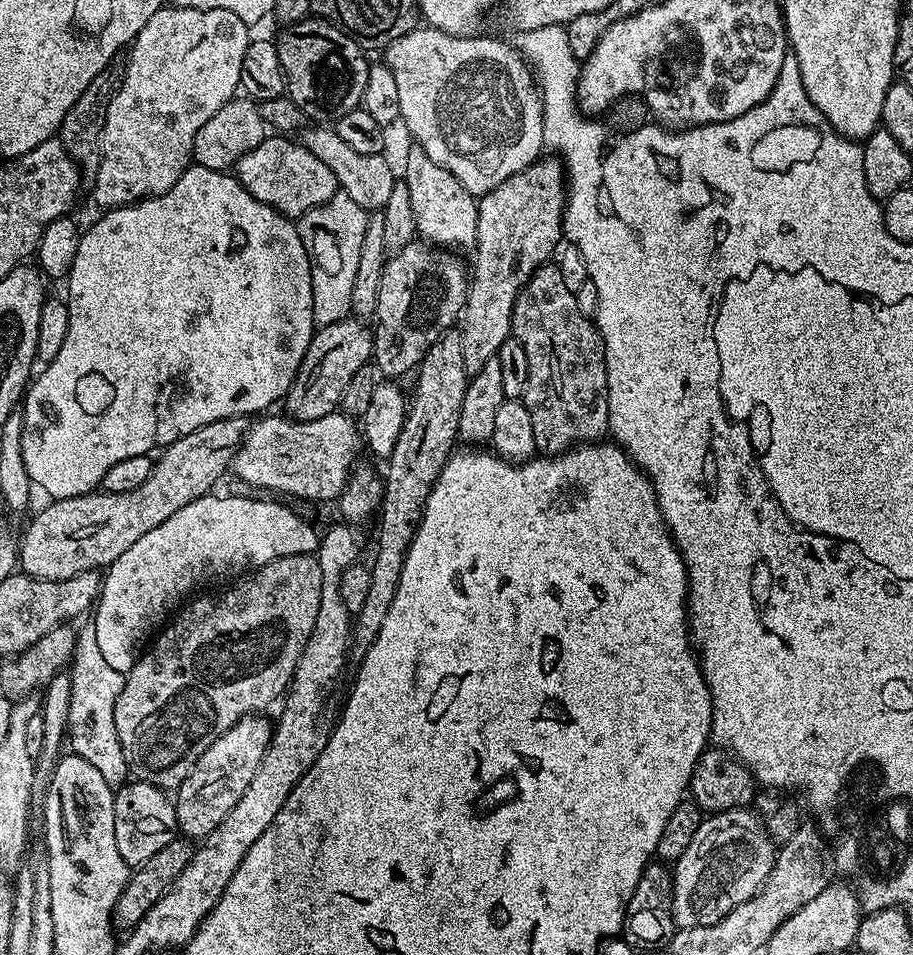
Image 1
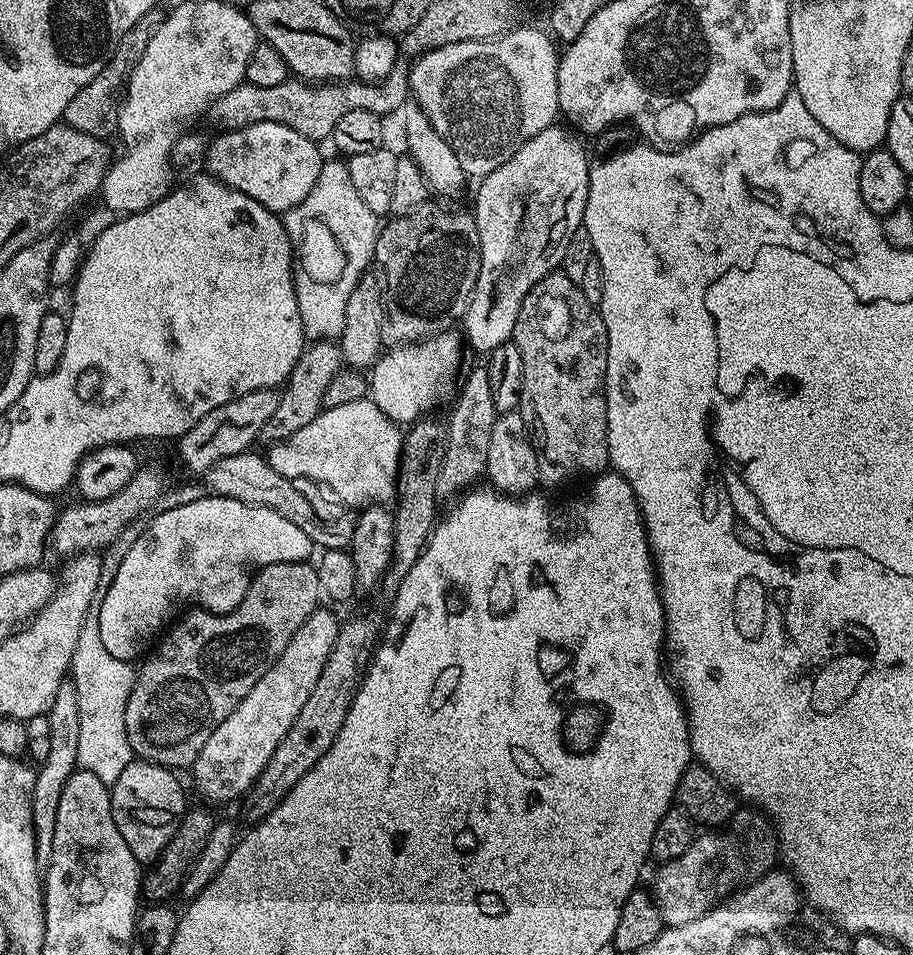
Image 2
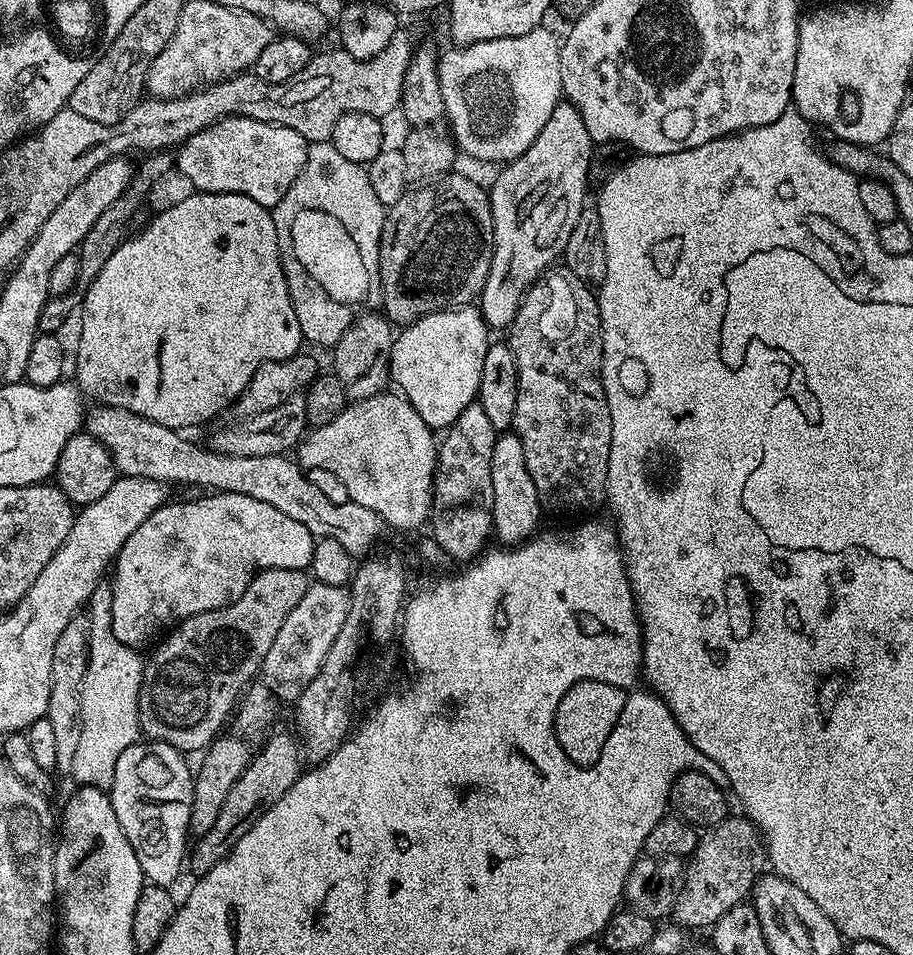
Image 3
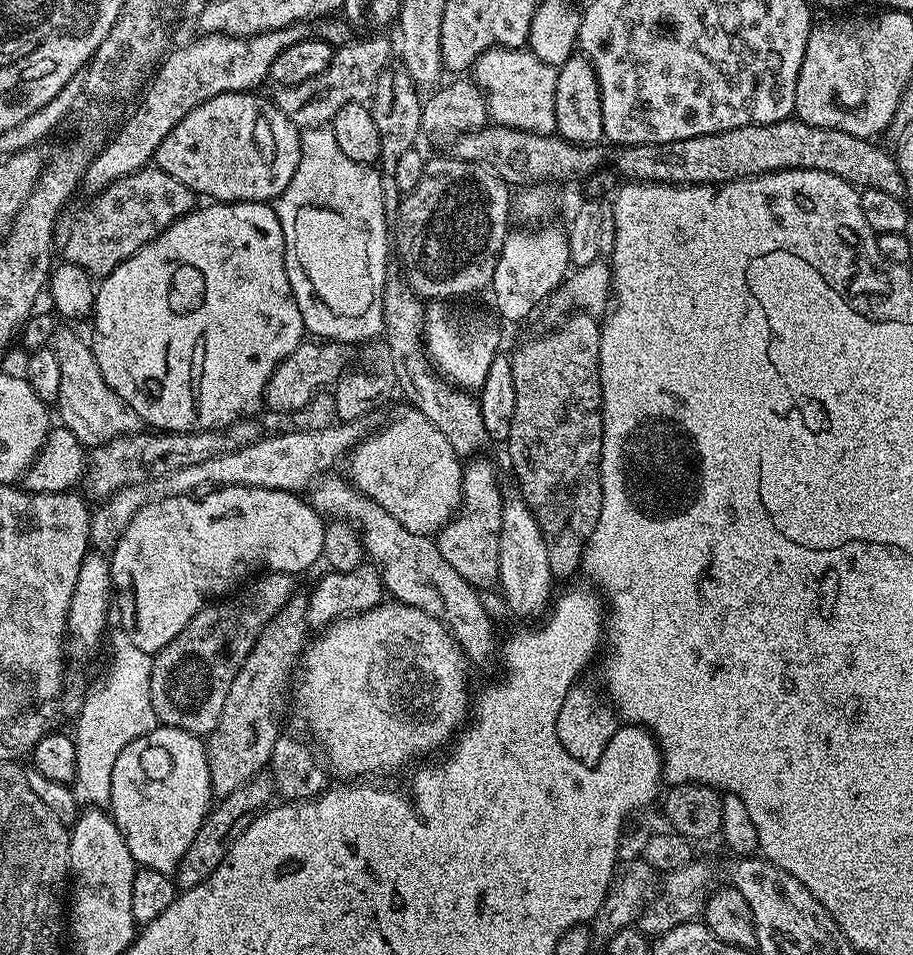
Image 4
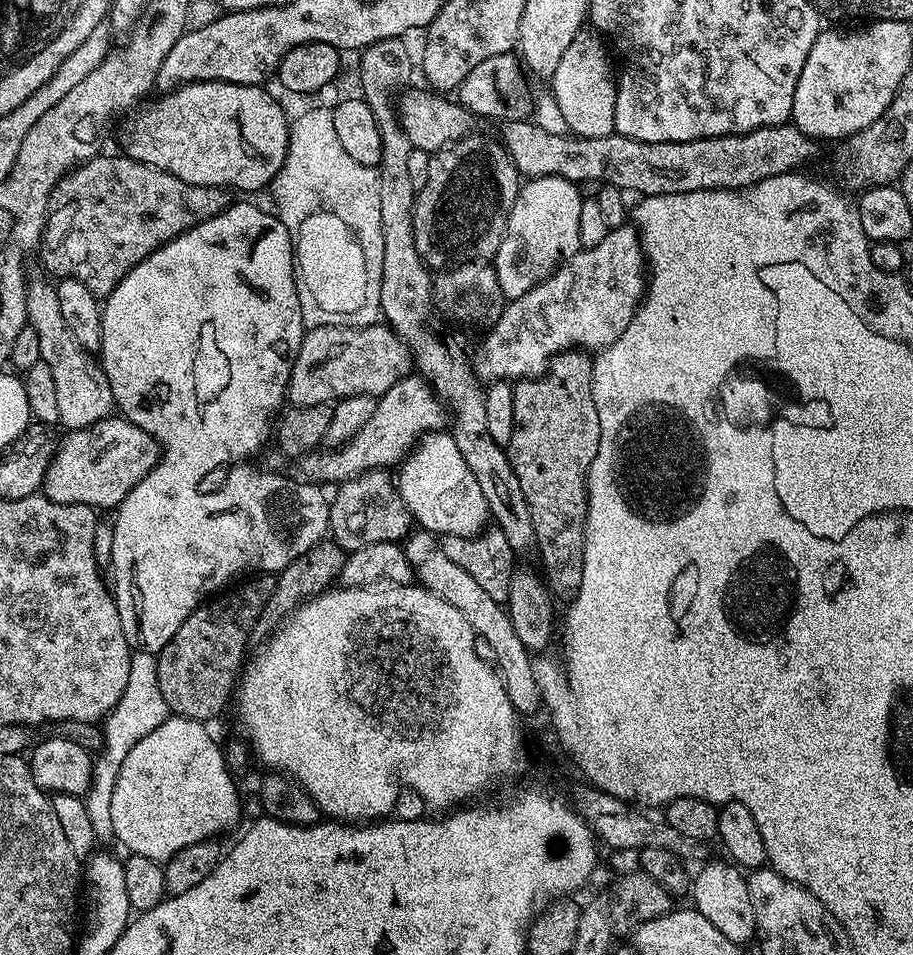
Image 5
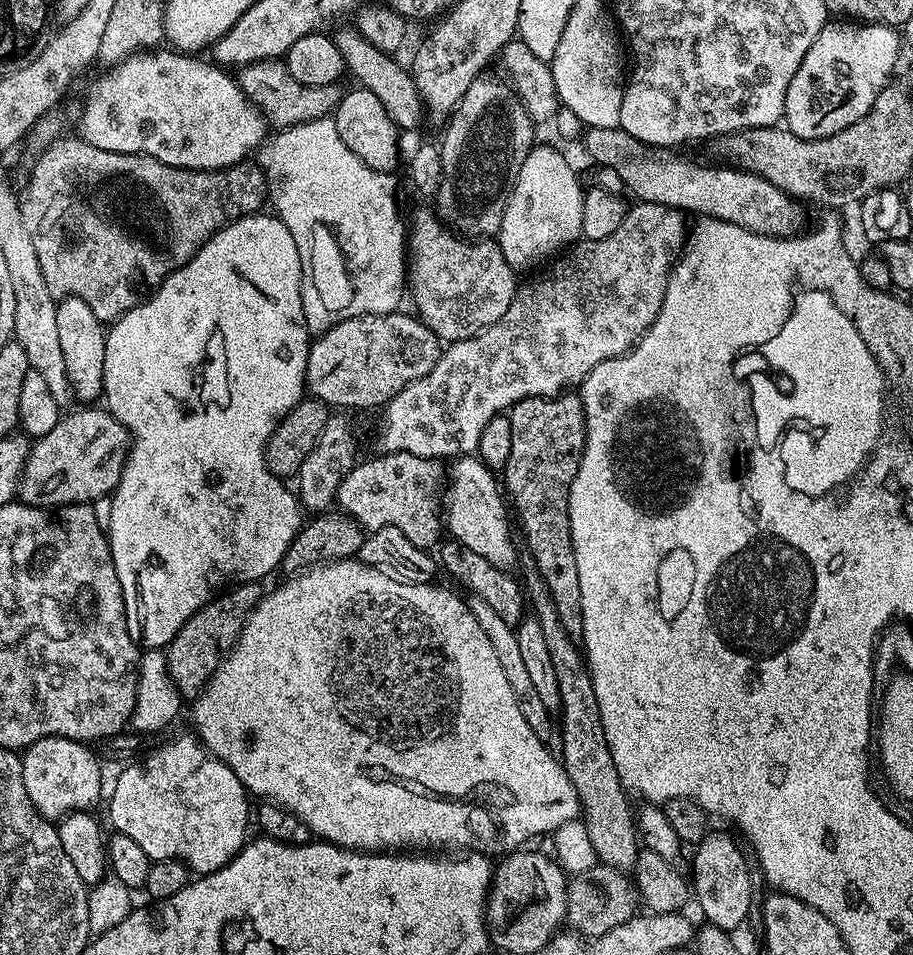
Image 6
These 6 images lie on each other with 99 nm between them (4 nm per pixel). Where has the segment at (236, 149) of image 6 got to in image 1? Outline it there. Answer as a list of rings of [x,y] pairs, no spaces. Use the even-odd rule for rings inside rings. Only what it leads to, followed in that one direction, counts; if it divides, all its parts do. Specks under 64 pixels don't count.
[[[268,134],[260,145],[254,146],[248,153],[242,154],[240,160],[234,165],[234,175],[247,192],[254,194],[254,198],[258,198],[258,202],[270,206],[274,211],[281,212],[289,218],[306,215],[310,210],[325,204],[338,192],[338,185],[330,166],[326,166],[326,162],[322,162],[322,158],[316,158],[310,150],[304,148],[303,144],[284,134]]]

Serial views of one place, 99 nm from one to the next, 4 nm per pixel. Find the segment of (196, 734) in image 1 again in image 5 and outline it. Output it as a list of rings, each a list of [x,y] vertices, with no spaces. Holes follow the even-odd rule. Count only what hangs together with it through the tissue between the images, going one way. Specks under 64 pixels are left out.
[[[252,579],[256,580],[242,585],[241,588],[233,587],[228,590],[233,590],[233,592],[225,591],[201,604],[199,608],[195,608],[190,618],[186,618],[186,622],[178,626],[178,634],[174,634],[174,638],[170,638],[170,642],[166,642],[166,646],[156,656],[158,690],[162,690],[162,698],[166,698],[169,713],[185,716],[191,720],[208,722],[211,716],[218,715],[227,704],[229,707],[234,685],[237,683],[242,665],[246,660],[244,651],[248,648],[248,639],[253,639],[258,618],[272,593],[273,581],[271,579]]]

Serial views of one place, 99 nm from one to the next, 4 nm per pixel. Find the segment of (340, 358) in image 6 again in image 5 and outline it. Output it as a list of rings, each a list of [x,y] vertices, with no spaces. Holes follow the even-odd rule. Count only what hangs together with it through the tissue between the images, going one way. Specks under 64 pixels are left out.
[[[377,322],[365,328],[318,326],[308,328],[292,363],[286,400],[289,405],[318,406],[332,404],[348,396],[379,398],[413,371],[408,348],[387,323]]]

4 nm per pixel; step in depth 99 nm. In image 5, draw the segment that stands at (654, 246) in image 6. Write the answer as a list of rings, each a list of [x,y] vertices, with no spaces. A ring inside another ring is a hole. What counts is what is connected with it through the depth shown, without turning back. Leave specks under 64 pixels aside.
[[[632,226],[608,228],[607,231],[605,231],[602,242],[598,242],[598,246],[581,248],[580,251],[575,252],[569,260],[564,261],[551,276],[546,277],[538,286],[534,286],[534,290],[522,294],[522,298],[509,300],[505,303],[504,313],[500,315],[498,322],[487,329],[486,335],[488,335],[488,337],[485,338],[484,344],[477,346],[476,353],[471,353],[470,363],[472,365],[472,371],[476,373],[481,381],[489,383],[515,382],[521,379],[532,379],[545,372],[548,369],[549,362],[552,361],[552,357],[560,352],[599,350],[606,346],[610,346],[620,335],[622,335],[622,330],[626,330],[626,326],[630,326],[634,314],[640,308],[640,301],[644,299],[645,295],[646,261],[644,259],[644,248],[640,245],[640,233]],[[409,374],[394,386],[390,386],[390,390],[386,390],[386,394],[377,399],[374,414],[358,434],[333,447],[336,448],[333,452],[317,450],[307,453],[299,461],[299,475],[305,481],[315,482],[320,486],[339,486],[346,480],[361,476],[364,472],[391,469],[391,464],[399,465],[421,438],[429,432],[441,431],[445,424],[446,409],[437,400],[436,393],[419,375]]]

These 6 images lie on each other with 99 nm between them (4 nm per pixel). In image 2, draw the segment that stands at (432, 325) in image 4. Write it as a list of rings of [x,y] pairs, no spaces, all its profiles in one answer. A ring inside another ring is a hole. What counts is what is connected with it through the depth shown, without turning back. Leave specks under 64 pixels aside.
[[[456,330],[440,332],[417,344],[389,347],[370,369],[370,399],[388,420],[401,426],[411,426],[427,417],[431,408],[457,391],[460,359],[464,352],[466,348],[461,333]]]

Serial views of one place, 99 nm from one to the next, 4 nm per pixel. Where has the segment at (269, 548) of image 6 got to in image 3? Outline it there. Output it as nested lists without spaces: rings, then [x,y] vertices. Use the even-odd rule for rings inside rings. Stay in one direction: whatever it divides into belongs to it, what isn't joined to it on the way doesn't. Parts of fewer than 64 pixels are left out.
[[[193,191],[192,196],[184,196],[177,204],[172,204],[169,208],[164,208],[137,236],[129,235],[125,238],[114,254],[111,254],[109,260],[103,266],[101,272],[94,278],[93,284],[90,286],[85,296],[83,307],[79,309],[78,319],[80,318],[80,341],[76,344],[76,384],[88,396],[93,396],[96,402],[110,408],[125,408],[134,414],[138,414],[142,418],[150,418],[150,422],[158,422],[167,428],[175,428],[177,430],[188,430],[184,428],[192,428],[195,424],[204,424],[207,420],[212,420],[220,411],[227,409],[236,403],[237,398],[242,394],[242,390],[250,382],[250,378],[258,370],[260,364],[264,364],[268,360],[289,360],[291,356],[297,355],[301,351],[302,337],[300,335],[300,327],[298,326],[298,314],[294,314],[294,306],[292,305],[292,292],[288,288],[286,282],[286,274],[284,267],[280,261],[280,247],[278,246],[278,234],[274,230],[274,222],[272,221],[272,213],[267,208],[263,208],[258,202],[254,202],[254,198],[246,198],[237,192],[198,192]],[[233,492],[205,496],[208,496],[205,500],[196,500],[193,504],[165,504],[150,514],[147,524],[138,526],[138,530],[126,538],[114,561],[116,580],[111,581],[112,625],[118,642],[139,649],[140,644],[155,641],[165,630],[179,625],[181,620],[233,604],[242,598],[248,583],[263,569],[304,570],[311,565],[314,537],[302,522],[294,522],[294,518],[282,514],[282,510],[274,510],[274,506],[267,502],[258,502],[258,498],[246,498]]]

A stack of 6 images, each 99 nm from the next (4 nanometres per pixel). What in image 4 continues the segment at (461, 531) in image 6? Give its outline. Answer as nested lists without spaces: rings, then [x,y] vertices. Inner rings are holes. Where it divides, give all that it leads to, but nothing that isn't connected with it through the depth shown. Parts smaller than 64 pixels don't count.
[[[404,406],[373,436],[372,433],[365,435],[352,449],[347,464],[352,487],[378,502],[386,514],[394,514],[414,534],[432,536],[439,532],[456,515],[464,495],[461,457],[446,442],[442,430],[426,414],[411,406]]]

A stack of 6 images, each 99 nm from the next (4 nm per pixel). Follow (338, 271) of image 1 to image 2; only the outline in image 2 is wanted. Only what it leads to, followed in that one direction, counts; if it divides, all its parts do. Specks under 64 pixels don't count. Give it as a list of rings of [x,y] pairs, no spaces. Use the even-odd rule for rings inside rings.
[[[328,158],[314,190],[298,206],[283,213],[282,219],[298,261],[294,272],[296,297],[305,337],[312,342],[339,341],[346,322],[346,302],[350,302],[354,286],[369,271],[376,254],[378,217],[354,190],[347,163]]]

